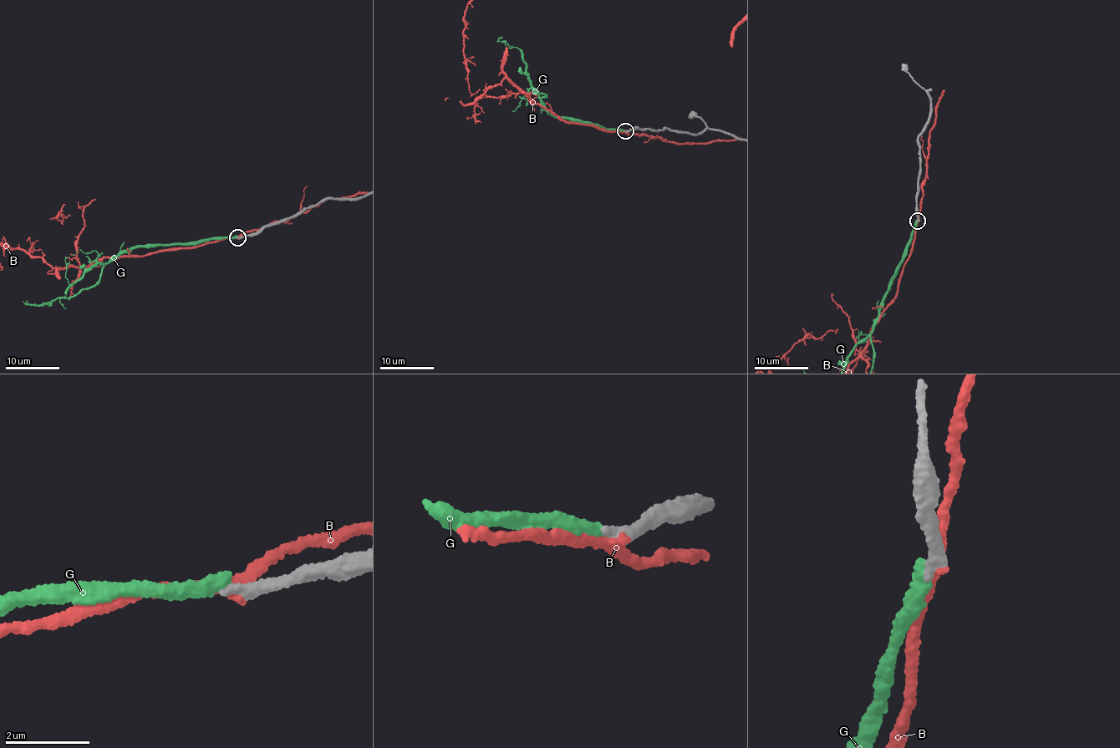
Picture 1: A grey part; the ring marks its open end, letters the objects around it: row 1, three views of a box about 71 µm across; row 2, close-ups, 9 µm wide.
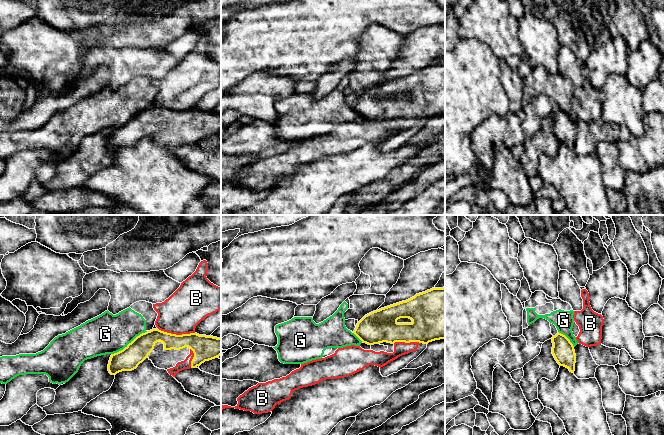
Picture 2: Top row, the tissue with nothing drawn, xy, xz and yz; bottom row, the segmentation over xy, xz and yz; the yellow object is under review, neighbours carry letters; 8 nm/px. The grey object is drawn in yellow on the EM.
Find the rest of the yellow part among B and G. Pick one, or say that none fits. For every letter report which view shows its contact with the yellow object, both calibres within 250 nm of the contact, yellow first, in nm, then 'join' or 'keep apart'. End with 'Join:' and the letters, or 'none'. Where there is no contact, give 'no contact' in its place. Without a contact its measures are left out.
B: xy | 190/320 nm | keep apart
G: xy | 190/320 nm | keep apart
Join: none

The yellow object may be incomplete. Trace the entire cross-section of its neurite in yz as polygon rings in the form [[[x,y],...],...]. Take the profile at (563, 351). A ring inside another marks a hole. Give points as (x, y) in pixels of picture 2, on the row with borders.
[[[563,334],[552,337],[552,354],[560,366],[569,369],[578,379],[595,377],[596,368],[600,365],[615,366],[619,363],[620,350],[602,344],[586,347],[577,344],[575,347]]]

